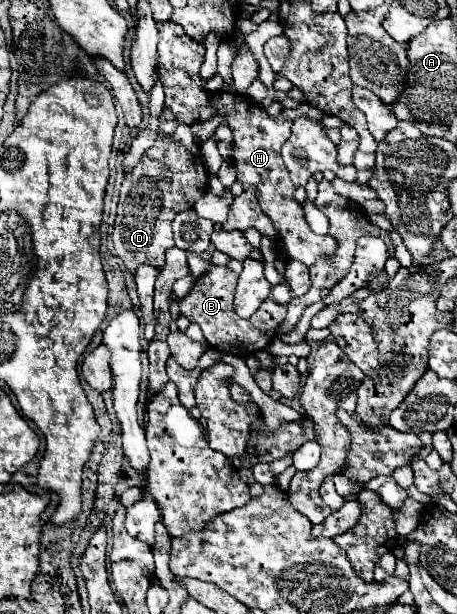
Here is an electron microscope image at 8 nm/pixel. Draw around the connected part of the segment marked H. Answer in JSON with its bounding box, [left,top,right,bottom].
[214,87,338,265]

